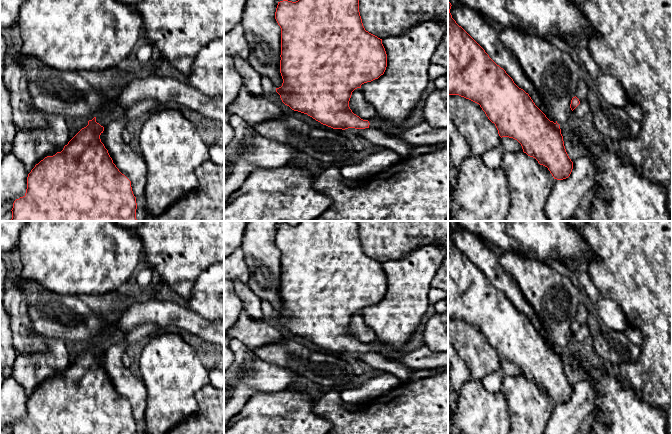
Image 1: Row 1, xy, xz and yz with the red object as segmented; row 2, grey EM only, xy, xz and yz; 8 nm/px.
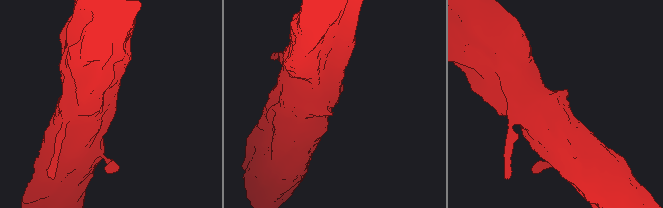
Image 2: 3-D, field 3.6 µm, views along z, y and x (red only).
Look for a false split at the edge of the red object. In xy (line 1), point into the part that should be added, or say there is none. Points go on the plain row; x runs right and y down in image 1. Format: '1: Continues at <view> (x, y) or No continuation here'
1: No continuation here

